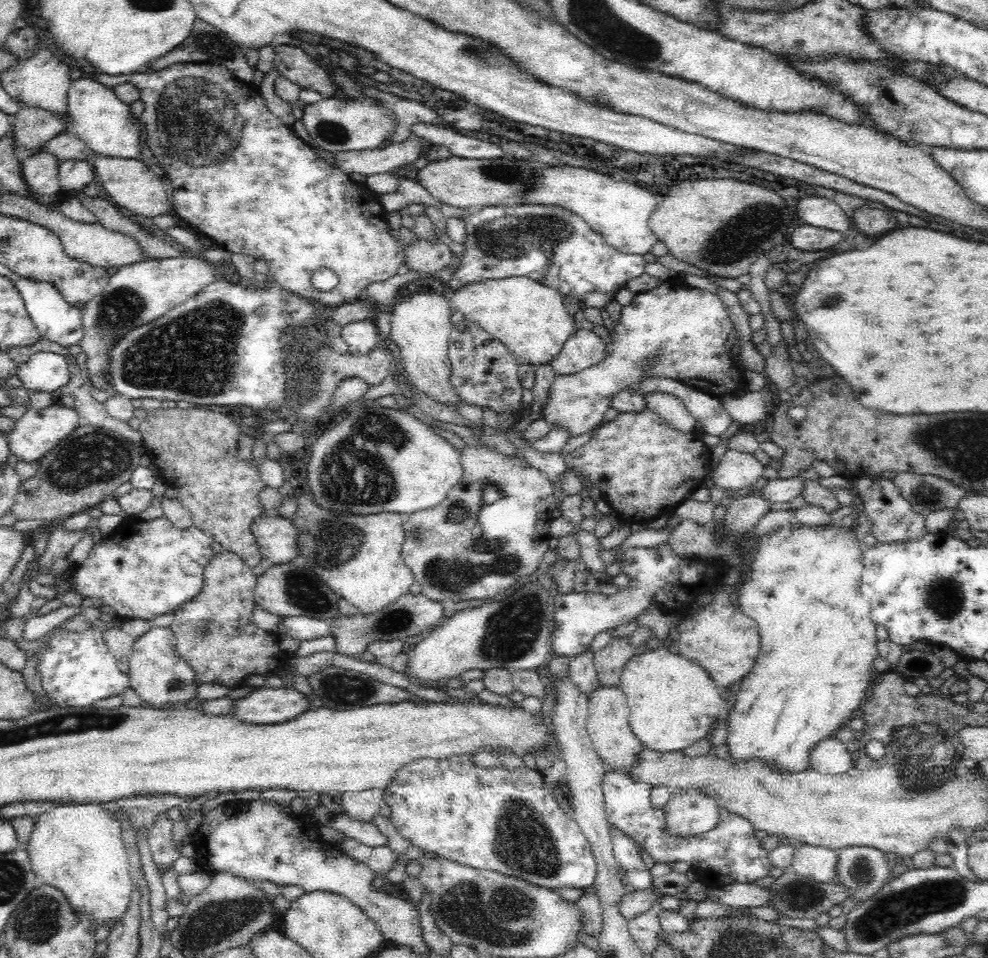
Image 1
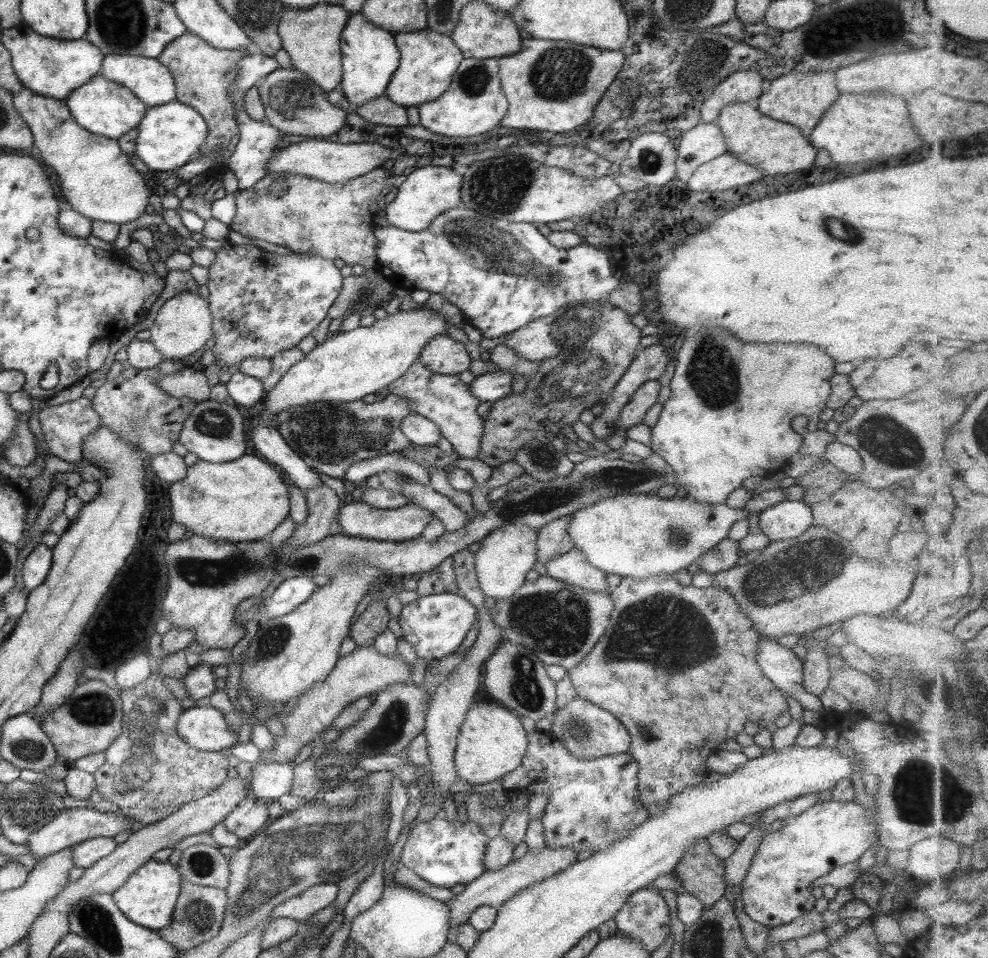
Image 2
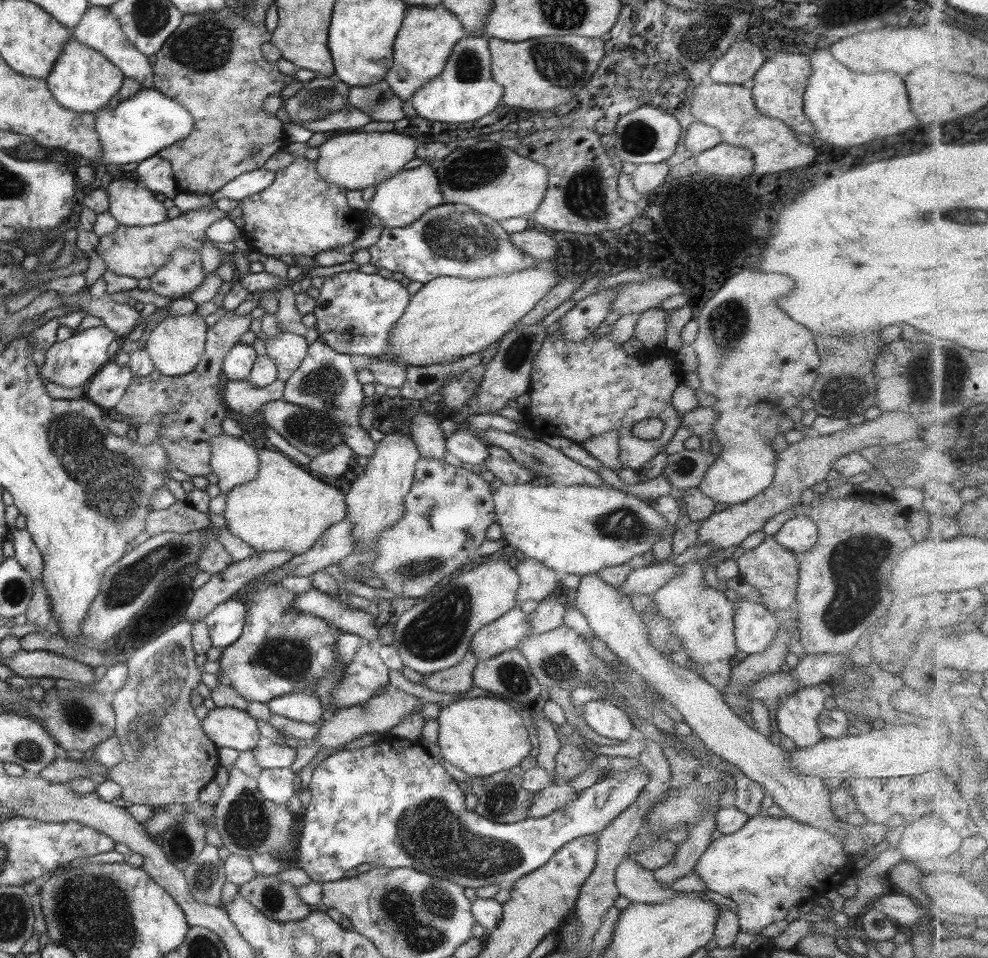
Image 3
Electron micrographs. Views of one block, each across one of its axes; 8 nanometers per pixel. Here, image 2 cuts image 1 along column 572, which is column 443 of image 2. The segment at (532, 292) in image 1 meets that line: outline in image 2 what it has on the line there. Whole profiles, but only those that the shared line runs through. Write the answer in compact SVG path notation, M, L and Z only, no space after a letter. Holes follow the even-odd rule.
M421 306L418 310L397 311L385 319L375 320L369 327L359 326L349 332L327 336L299 362L292 364L278 383L265 392L262 400L265 412L276 415L319 401L353 402L397 380L418 358L427 341L447 334L442 315L429 310Z

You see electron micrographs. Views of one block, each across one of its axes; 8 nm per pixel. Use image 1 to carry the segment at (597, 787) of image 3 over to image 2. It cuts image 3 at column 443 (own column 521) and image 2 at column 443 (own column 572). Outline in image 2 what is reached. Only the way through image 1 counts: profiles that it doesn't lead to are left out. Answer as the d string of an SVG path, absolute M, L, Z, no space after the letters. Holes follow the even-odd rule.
M433 818L433 822L419 823L411 828L407 841L403 844L399 862L417 876L433 886L451 889L455 884L466 884L483 874L481 862L488 838L478 830L478 826L467 820L466 823Z

